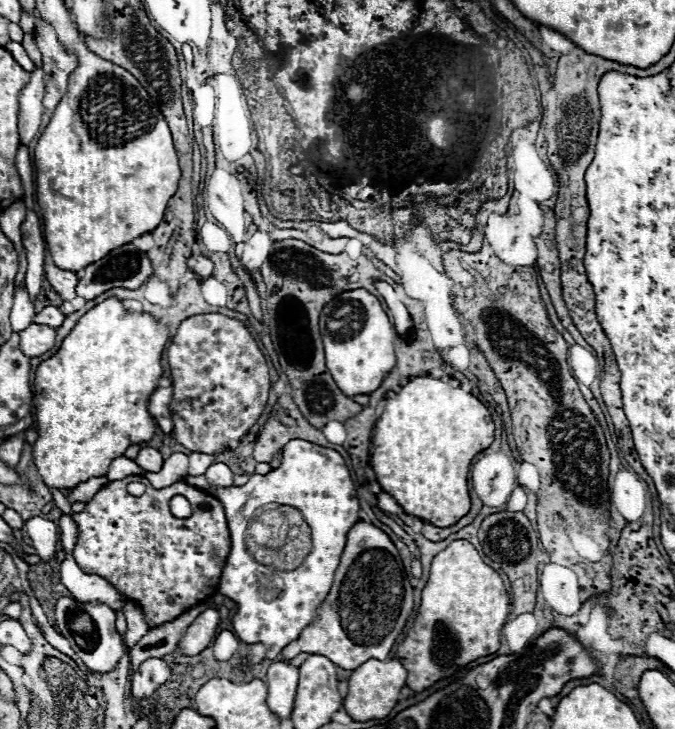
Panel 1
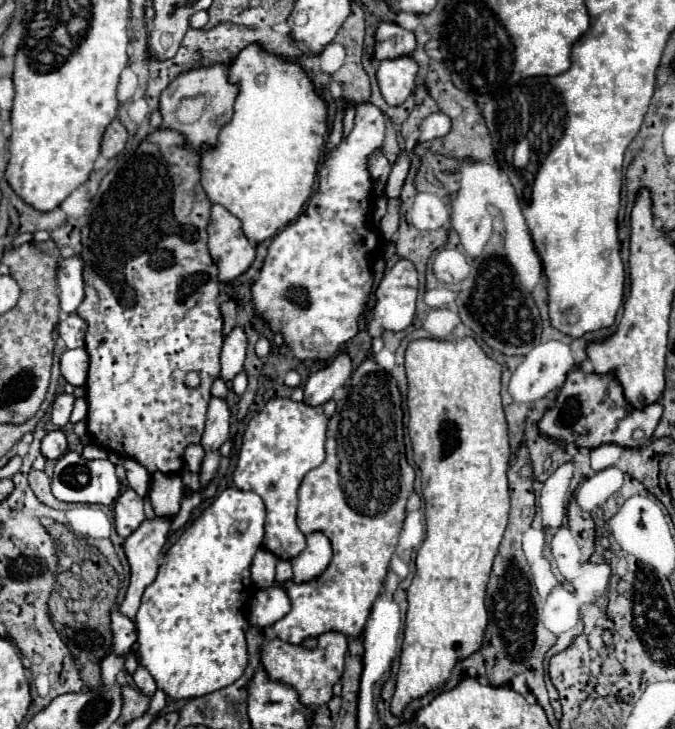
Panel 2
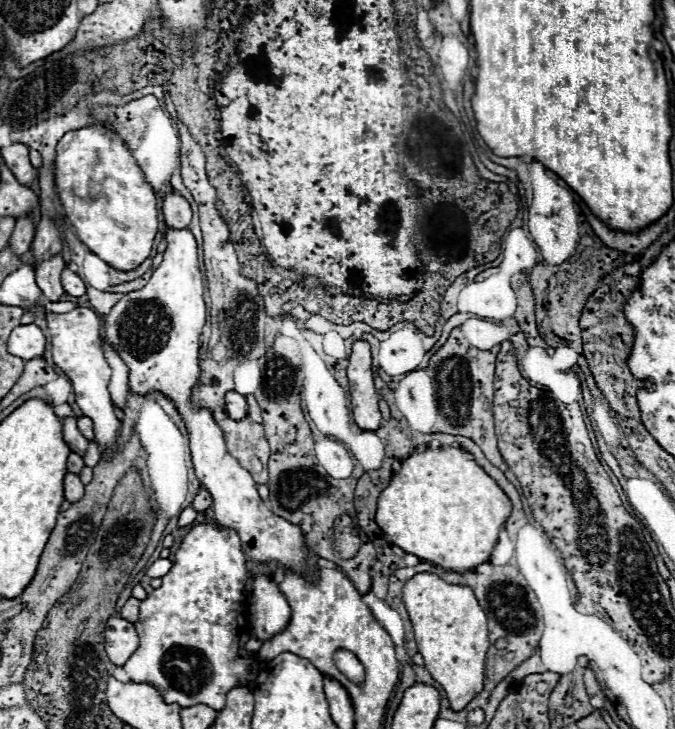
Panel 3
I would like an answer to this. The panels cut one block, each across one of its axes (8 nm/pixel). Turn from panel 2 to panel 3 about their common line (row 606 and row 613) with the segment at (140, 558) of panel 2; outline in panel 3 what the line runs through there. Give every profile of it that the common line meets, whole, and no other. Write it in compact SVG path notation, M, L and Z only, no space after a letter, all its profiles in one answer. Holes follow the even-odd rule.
M128 598L126 604L124 604L122 610L120 610L120 616L126 618L126 620L130 620L130 622L136 622L136 620L138 620L138 606L140 606L140 600Z

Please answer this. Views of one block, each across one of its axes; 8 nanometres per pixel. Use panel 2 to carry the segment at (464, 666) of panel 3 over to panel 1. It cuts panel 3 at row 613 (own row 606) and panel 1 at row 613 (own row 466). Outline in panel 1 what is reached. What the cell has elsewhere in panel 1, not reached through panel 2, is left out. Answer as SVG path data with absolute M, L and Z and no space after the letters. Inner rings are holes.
M468 540L450 542L432 560L418 616L396 652L396 658L408 670L408 688L422 692L444 676L464 668L464 664L494 654L500 648L500 632L506 624L508 606L508 592L498 572L484 564Z

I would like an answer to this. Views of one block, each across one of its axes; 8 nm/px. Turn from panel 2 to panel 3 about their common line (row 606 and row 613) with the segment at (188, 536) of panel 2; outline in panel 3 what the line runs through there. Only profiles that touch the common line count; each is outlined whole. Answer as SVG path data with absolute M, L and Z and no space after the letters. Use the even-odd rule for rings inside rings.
M216 524L194 526L182 540L174 556L174 566L162 576L162 586L152 590L148 598L140 602L140 616L134 622L140 636L140 648L124 664L130 680L156 686L168 704L178 704L182 708L206 704L214 710L222 710L226 694L232 688L250 686L262 668L256 656L244 650L244 644L248 642L248 632L244 632L246 582L246 556L240 548L238 534L228 528L218 528Z

